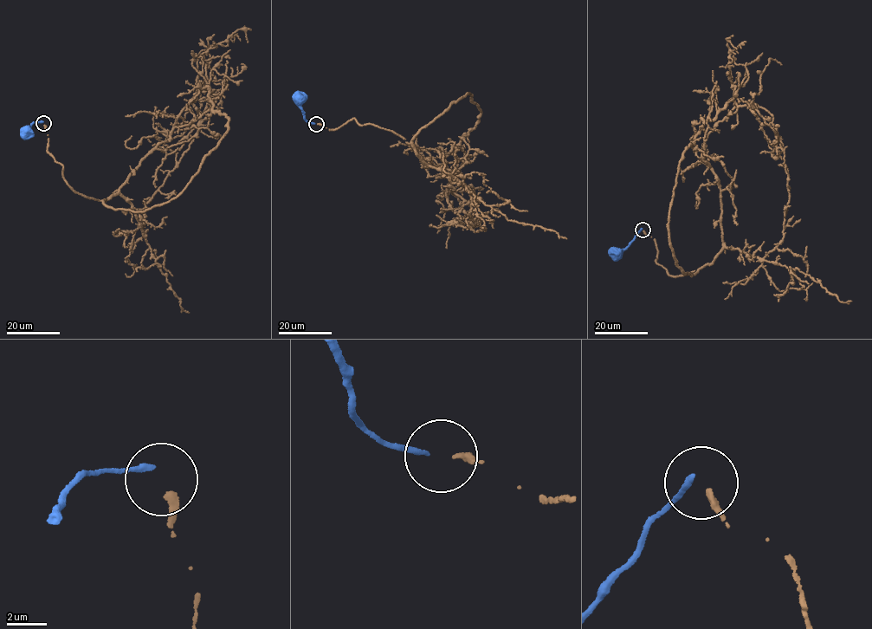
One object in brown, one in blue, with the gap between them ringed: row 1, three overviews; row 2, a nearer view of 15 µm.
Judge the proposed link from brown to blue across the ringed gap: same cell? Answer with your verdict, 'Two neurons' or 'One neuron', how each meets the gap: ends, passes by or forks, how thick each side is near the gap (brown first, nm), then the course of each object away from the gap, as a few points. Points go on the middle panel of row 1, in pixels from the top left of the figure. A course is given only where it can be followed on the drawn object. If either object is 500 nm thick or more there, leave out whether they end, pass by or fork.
Two neurons. At the ring brown ends. At the ring blue ends. Thickness 300 nm (brown) against 260 nm. Course of brown: (317, 124), (353, 119), (408, 143), (471, 94), (481, 111), (451, 183), (475, 203), (447, 248). Course of blue: (314, 124), (305, 119), (300, 106), (302, 100), (299, 97)

